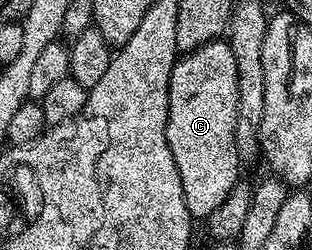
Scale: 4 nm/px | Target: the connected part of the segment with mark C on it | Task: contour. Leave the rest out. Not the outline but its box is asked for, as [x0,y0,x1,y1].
[167,39,241,218]

